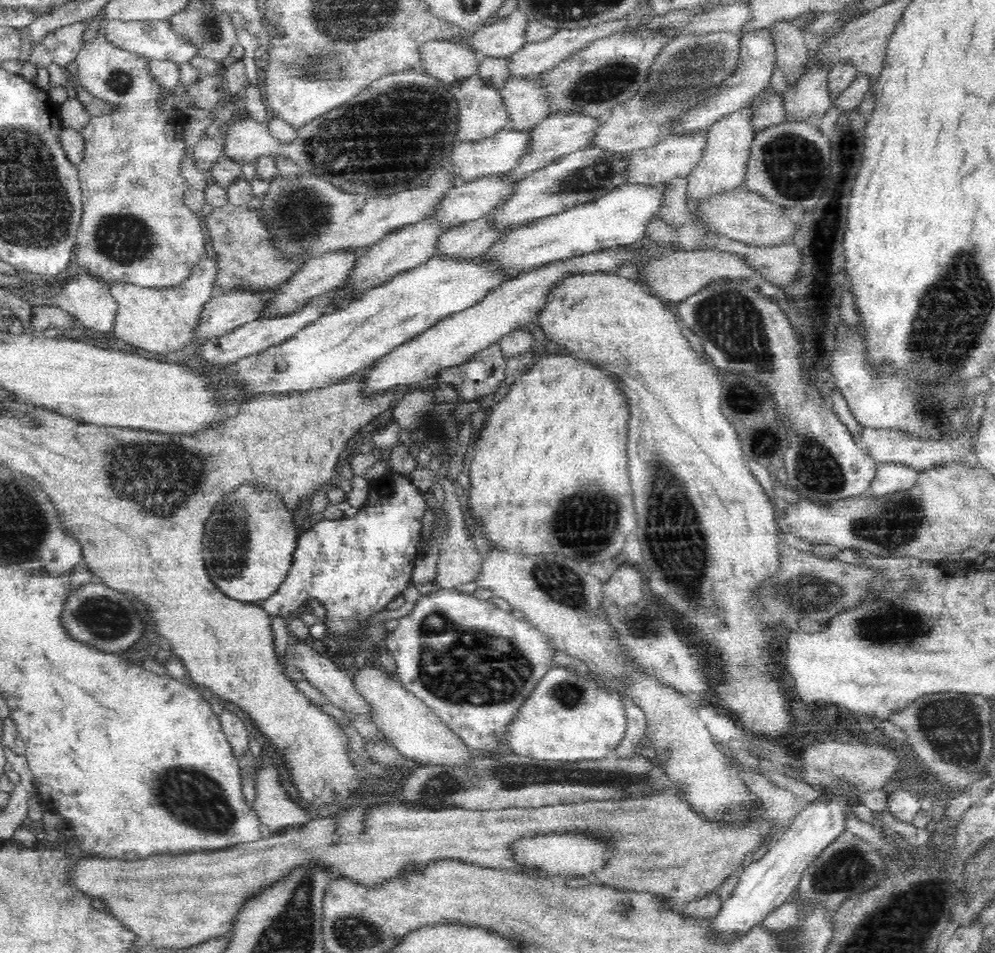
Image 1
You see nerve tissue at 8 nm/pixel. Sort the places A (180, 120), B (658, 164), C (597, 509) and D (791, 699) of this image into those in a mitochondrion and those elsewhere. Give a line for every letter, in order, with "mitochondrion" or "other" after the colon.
A: other
B: other
C: mitochondrion
D: other

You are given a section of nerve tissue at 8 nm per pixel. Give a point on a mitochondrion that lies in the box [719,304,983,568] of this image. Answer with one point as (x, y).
(893, 526)

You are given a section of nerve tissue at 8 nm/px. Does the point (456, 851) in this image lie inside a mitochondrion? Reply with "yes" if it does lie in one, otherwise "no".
no

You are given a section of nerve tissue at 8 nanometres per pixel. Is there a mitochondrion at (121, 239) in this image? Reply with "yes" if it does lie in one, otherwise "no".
yes

